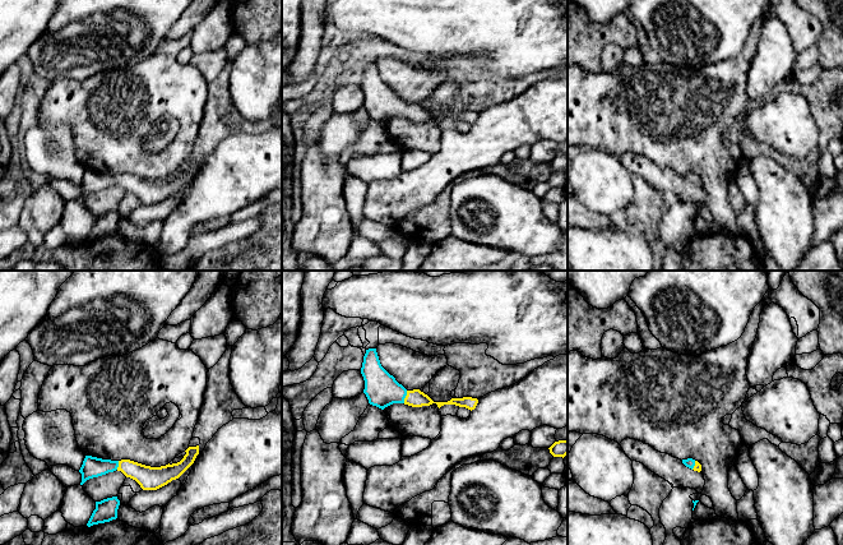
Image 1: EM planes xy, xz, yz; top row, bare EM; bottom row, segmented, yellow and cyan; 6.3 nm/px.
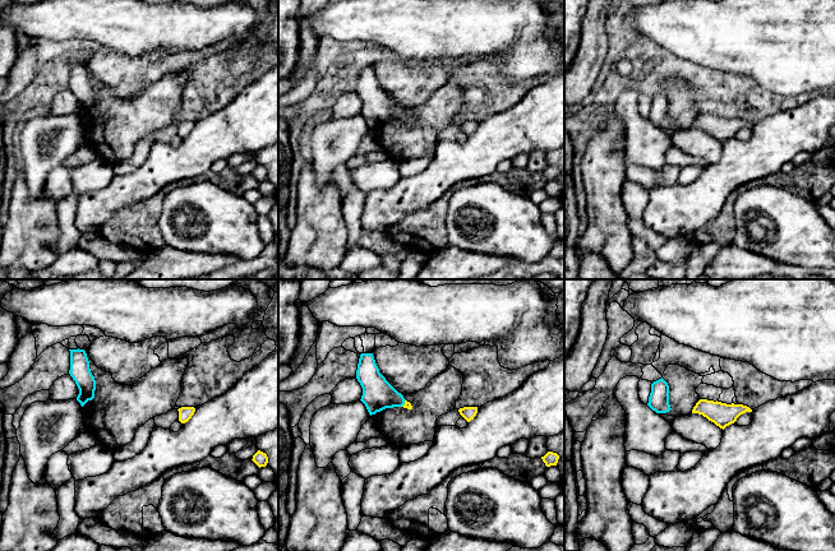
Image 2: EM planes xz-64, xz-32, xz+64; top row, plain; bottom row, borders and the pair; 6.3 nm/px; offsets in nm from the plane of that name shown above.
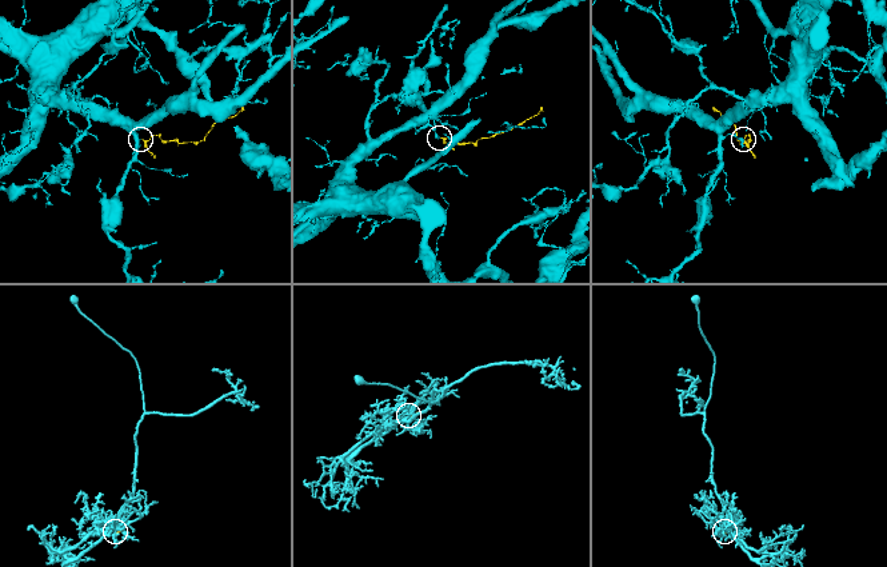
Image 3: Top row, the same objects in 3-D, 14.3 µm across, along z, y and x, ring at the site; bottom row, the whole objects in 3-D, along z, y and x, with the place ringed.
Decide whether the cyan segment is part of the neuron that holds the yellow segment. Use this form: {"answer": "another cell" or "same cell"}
{"answer": "same cell"}

